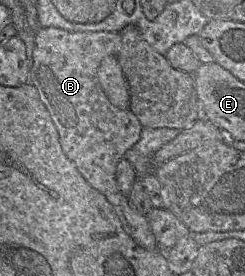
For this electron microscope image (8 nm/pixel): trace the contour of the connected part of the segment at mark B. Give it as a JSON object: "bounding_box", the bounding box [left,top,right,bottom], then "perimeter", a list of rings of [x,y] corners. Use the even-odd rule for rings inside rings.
{"bounding_box":[29,27,158,251],"perimeter":[[[55,27],[40,28],[35,37],[29,82],[37,89],[57,128],[64,154],[75,163],[85,180],[106,197],[119,216],[125,232],[138,245],[154,251],[158,249],[158,243],[147,217],[132,207],[129,198],[122,194],[116,181],[117,165],[125,153],[139,141],[143,126],[131,109],[121,110],[109,101],[98,78],[101,62],[106,56],[117,56],[121,43],[121,34],[118,32],[69,32]]]}

